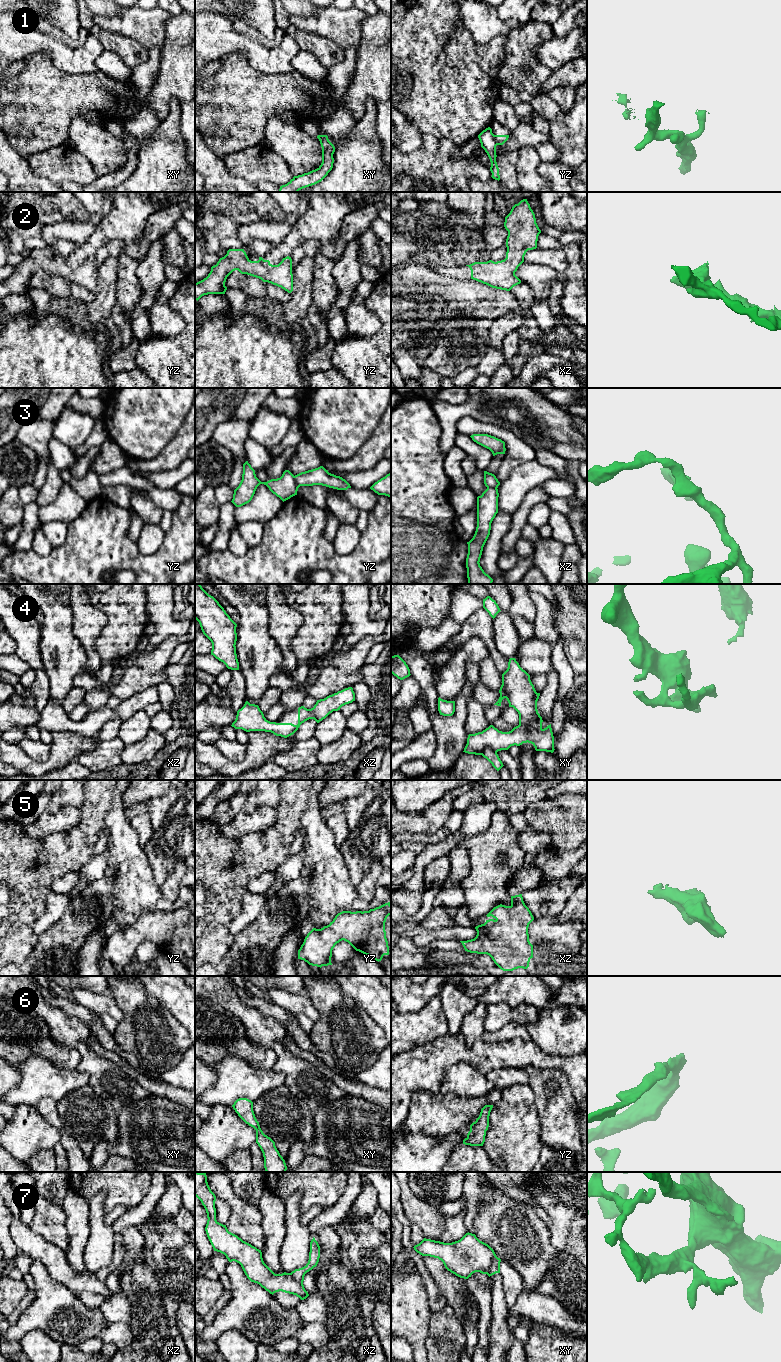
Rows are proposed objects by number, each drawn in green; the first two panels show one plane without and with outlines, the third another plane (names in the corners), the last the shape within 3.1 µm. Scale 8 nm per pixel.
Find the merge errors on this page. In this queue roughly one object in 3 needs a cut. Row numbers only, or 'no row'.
1, 3, 7

